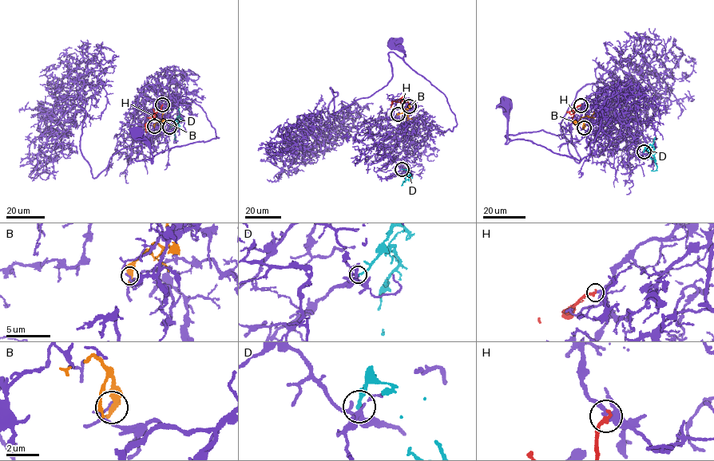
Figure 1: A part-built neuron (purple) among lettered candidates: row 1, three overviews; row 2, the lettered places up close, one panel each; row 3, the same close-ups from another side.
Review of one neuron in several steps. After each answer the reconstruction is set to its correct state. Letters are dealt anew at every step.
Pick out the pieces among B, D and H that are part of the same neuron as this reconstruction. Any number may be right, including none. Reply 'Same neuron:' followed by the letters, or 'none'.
Same neuron: H

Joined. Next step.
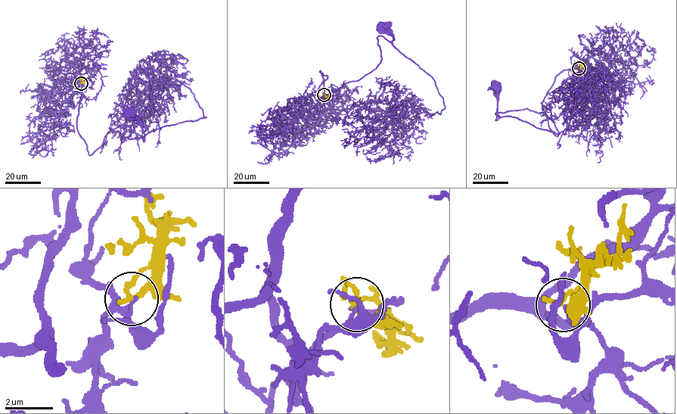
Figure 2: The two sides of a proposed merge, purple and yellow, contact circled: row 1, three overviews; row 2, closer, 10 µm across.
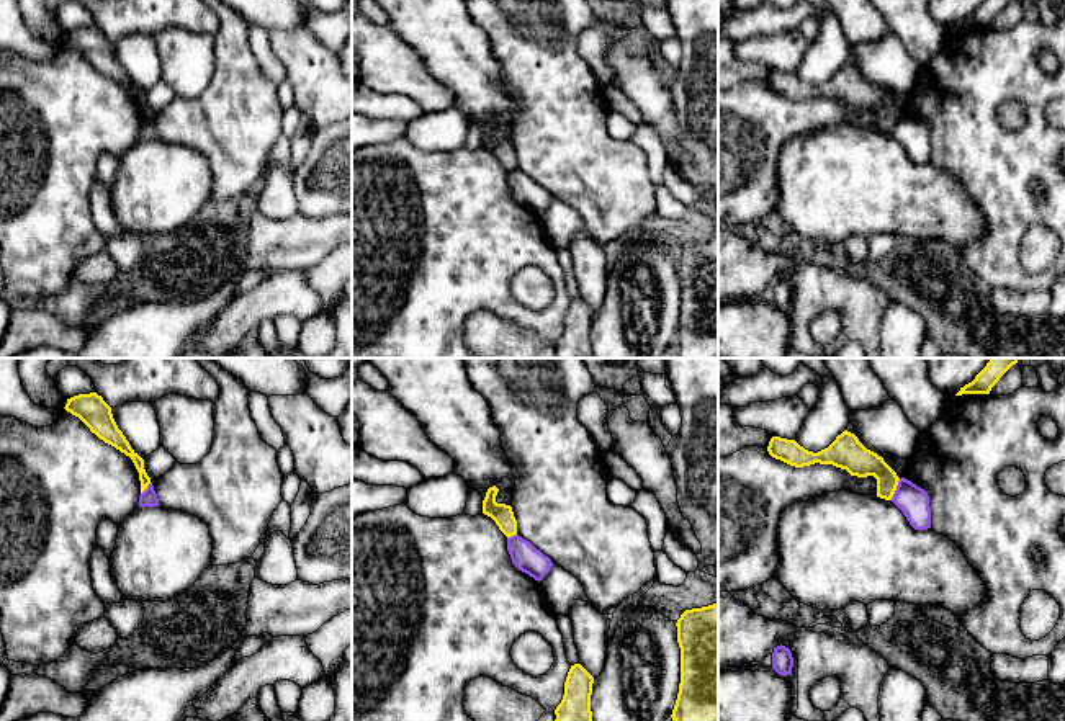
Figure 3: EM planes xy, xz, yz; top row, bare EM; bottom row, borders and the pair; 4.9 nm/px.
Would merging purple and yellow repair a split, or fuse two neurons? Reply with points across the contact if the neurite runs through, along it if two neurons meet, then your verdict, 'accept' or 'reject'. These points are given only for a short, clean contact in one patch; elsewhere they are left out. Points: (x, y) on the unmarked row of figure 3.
border yz (900, 113), (890, 133); reject

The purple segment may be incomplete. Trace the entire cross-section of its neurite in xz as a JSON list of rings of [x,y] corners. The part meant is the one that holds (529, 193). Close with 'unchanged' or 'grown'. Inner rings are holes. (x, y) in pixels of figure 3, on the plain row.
[[[519,168],[507,172],[507,185],[512,198],[538,216],[550,206],[553,199],[548,190]]]; unchanged

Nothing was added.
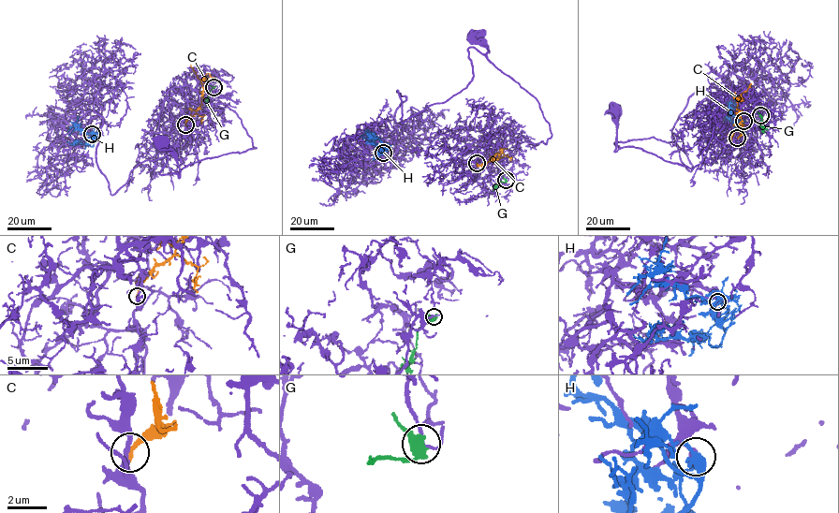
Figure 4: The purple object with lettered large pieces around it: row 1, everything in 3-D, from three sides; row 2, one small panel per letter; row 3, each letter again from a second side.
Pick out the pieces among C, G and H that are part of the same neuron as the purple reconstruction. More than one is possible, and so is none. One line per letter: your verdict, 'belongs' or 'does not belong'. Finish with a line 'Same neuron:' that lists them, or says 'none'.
C: does not belong
G: does not belong
H: does not belong
Same neuron: none

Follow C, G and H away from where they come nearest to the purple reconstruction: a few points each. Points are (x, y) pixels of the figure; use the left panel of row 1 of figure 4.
C: (185, 124), (201, 104), (203, 90), (191, 65)
G: (213, 86), (205, 106)
H: (93, 134), (93, 139), (87, 145), (77, 144), (83, 139)

